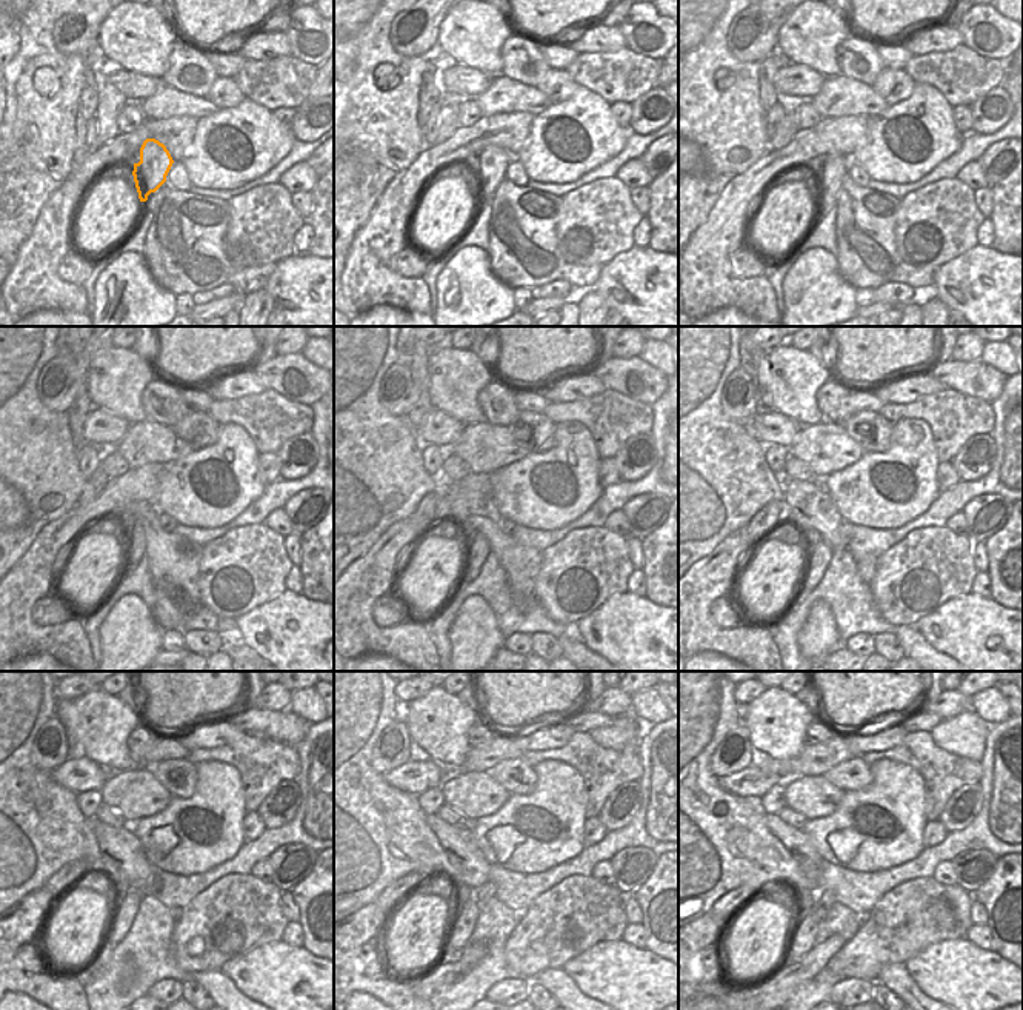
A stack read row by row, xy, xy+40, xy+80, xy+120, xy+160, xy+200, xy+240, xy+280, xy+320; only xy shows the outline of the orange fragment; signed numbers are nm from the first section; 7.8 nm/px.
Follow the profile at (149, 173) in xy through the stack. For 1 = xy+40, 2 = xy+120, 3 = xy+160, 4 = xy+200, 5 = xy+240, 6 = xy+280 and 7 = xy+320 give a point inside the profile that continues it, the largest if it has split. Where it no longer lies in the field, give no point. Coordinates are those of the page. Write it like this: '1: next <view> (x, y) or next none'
1: next xy+40 (493, 162)
2: next xy+120 (134, 548)
3: next xy+160 (476, 555)
4: next xy+200 (817, 561)
5: next xy+240 (122, 918)
6: next xy+280 (465, 918)
7: next xy+320 (803, 938)

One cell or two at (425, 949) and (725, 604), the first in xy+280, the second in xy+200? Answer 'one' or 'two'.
two

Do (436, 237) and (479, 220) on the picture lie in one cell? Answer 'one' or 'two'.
two

